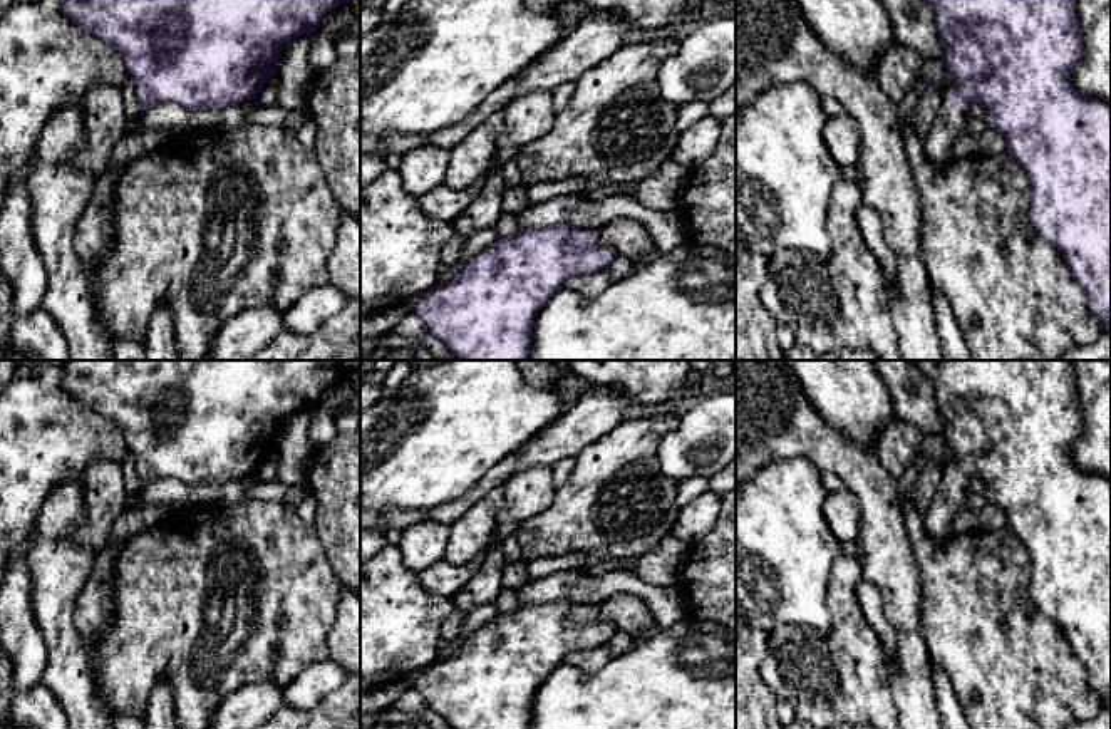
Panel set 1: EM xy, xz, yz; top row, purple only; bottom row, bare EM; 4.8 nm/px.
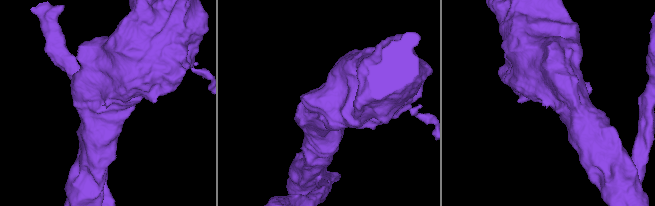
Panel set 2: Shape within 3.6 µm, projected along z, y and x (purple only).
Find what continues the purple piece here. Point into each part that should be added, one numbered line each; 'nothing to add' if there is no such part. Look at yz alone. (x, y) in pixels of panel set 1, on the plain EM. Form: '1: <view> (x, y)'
1: yz (950, 496)

